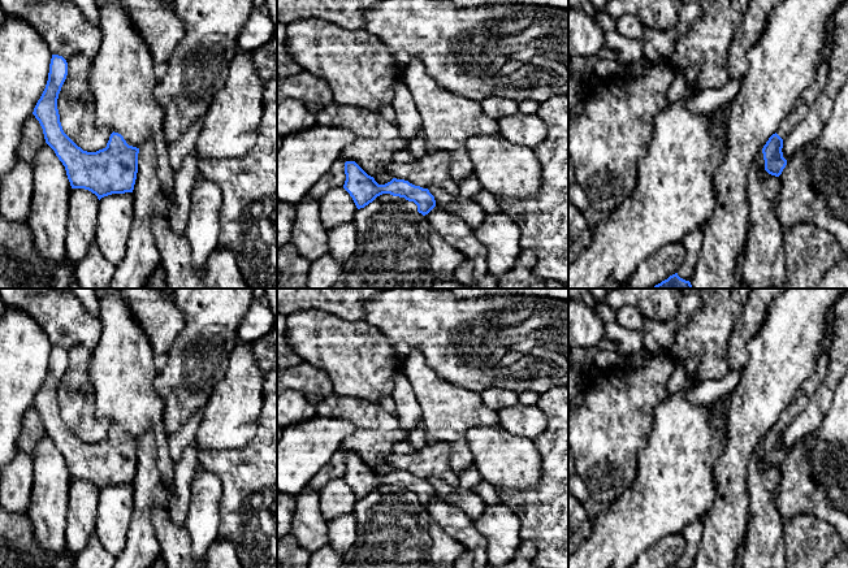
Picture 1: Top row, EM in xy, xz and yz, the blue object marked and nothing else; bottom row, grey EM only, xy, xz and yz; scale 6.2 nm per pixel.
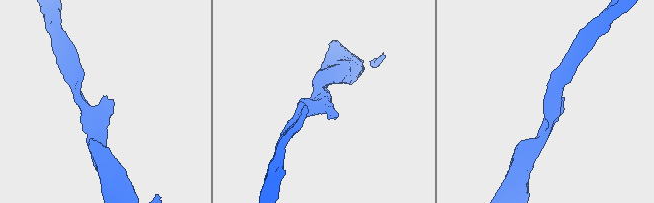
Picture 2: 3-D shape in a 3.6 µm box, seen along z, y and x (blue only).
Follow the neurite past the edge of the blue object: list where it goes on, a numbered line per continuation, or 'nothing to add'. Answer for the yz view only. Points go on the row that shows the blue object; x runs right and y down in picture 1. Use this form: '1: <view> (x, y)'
1: yz (808, 96)

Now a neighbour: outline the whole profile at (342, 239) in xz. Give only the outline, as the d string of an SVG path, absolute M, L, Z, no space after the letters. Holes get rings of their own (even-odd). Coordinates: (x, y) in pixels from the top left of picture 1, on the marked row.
M354 222L328 230L328 252L342 265L352 255L358 243L358 230Z

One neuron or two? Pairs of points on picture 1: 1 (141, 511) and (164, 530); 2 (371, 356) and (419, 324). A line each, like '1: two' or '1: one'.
1: two
2: two

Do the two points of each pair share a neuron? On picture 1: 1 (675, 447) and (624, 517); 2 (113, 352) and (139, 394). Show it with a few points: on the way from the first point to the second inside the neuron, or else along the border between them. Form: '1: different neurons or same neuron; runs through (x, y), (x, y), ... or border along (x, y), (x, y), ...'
1: same neuron; runs through (675, 464), (641, 501)
2: same neuron; runs through (122, 363), (122, 377), (129, 384)

